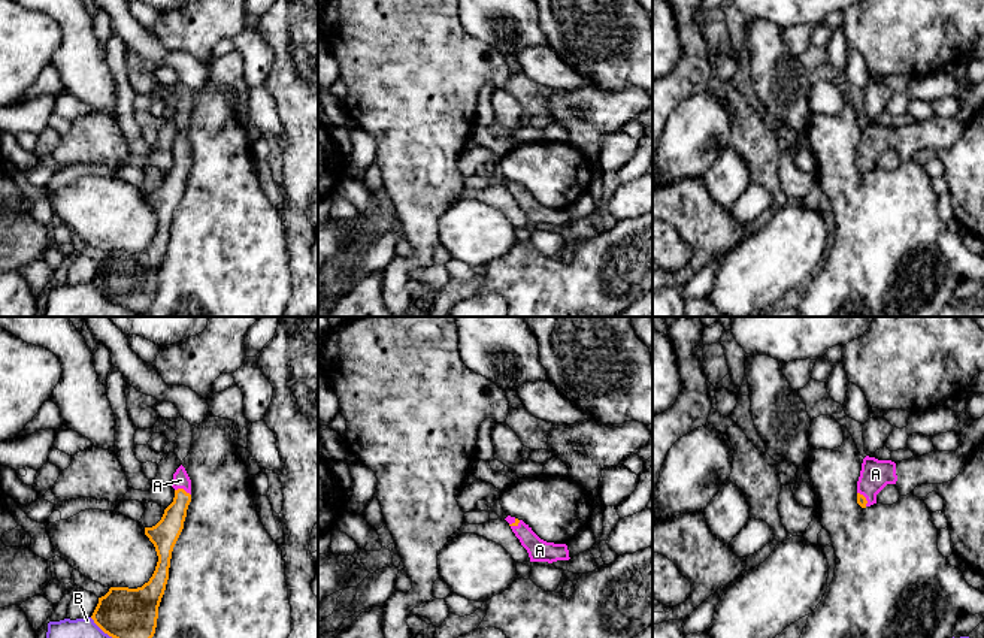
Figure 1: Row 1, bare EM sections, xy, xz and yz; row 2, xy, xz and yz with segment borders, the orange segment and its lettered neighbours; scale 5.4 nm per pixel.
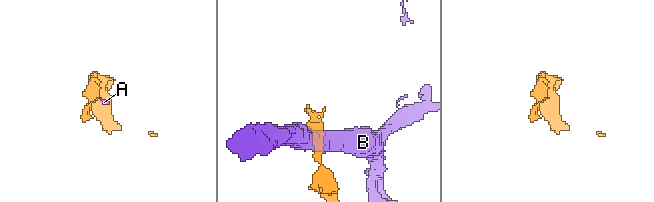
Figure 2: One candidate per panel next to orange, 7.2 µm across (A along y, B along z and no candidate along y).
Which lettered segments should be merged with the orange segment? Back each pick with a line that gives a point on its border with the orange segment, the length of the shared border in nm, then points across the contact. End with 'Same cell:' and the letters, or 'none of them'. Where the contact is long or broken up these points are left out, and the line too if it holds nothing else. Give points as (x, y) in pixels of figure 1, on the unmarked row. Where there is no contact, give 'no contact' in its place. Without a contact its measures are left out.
A: xy (182, 154) | 90 nm | across xy (166, 197), (181, 168), (182, 154), (181, 145)
Same cell: A

